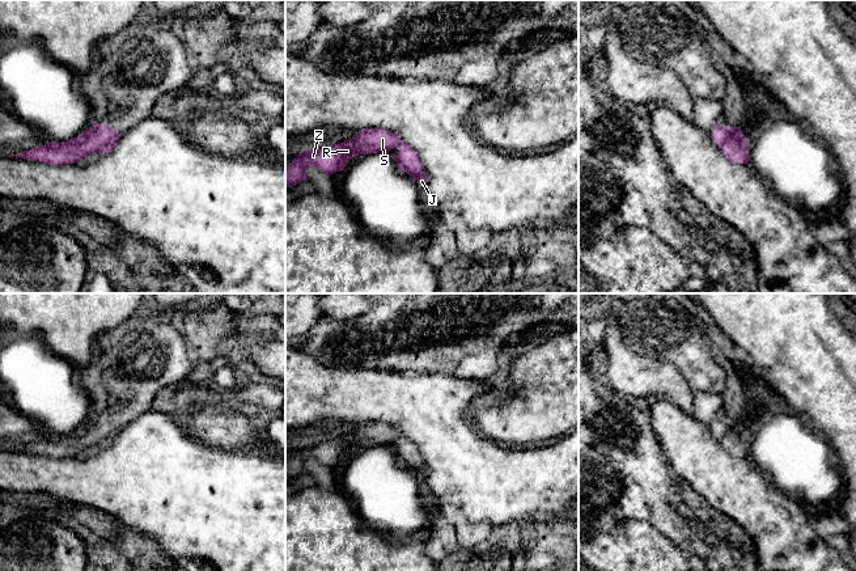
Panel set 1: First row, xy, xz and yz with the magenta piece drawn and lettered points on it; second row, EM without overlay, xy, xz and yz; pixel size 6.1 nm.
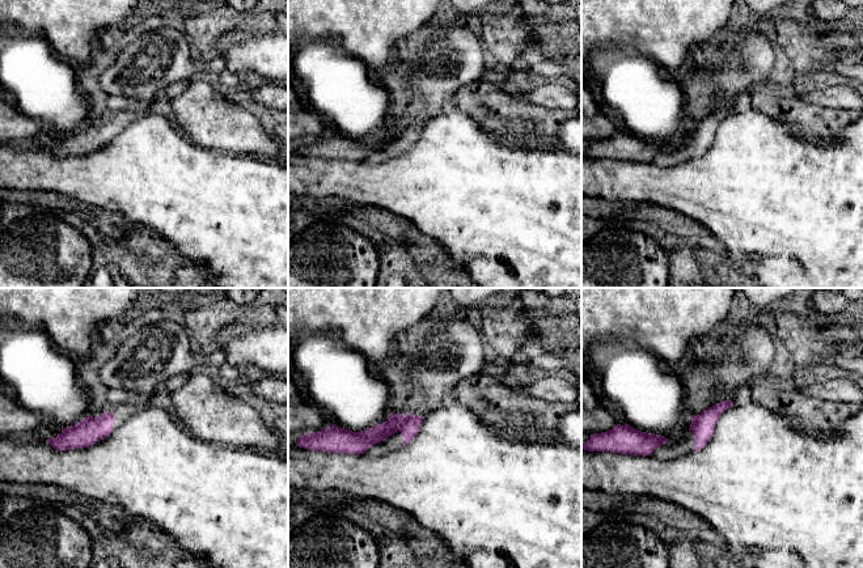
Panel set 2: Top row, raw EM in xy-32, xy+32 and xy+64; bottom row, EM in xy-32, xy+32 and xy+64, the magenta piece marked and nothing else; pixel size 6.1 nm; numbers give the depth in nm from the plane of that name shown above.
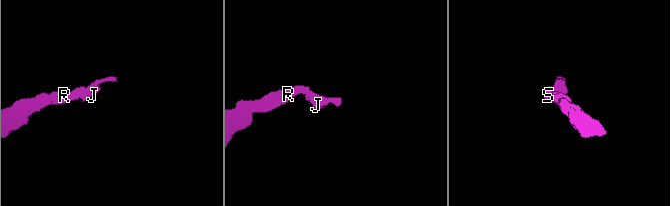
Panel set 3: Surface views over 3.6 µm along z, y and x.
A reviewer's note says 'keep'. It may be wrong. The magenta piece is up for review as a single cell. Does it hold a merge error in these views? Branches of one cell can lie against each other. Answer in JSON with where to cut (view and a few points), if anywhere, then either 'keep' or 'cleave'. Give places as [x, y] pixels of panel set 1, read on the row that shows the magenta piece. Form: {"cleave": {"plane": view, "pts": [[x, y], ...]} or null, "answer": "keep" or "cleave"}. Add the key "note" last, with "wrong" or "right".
{"cleave": {"plane": "xy", "pts": [[111, 130], [109, 142], [98, 149]]}, "answer": "cleave", "note": "wrong"}

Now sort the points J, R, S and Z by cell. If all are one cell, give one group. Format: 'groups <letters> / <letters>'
groups J / R S Z

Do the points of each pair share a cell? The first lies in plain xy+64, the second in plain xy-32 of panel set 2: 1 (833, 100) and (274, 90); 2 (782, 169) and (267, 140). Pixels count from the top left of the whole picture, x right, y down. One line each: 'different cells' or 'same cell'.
1: same cell
2: different cells

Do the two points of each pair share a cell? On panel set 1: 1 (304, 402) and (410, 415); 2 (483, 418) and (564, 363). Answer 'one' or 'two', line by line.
1: one
2: one

